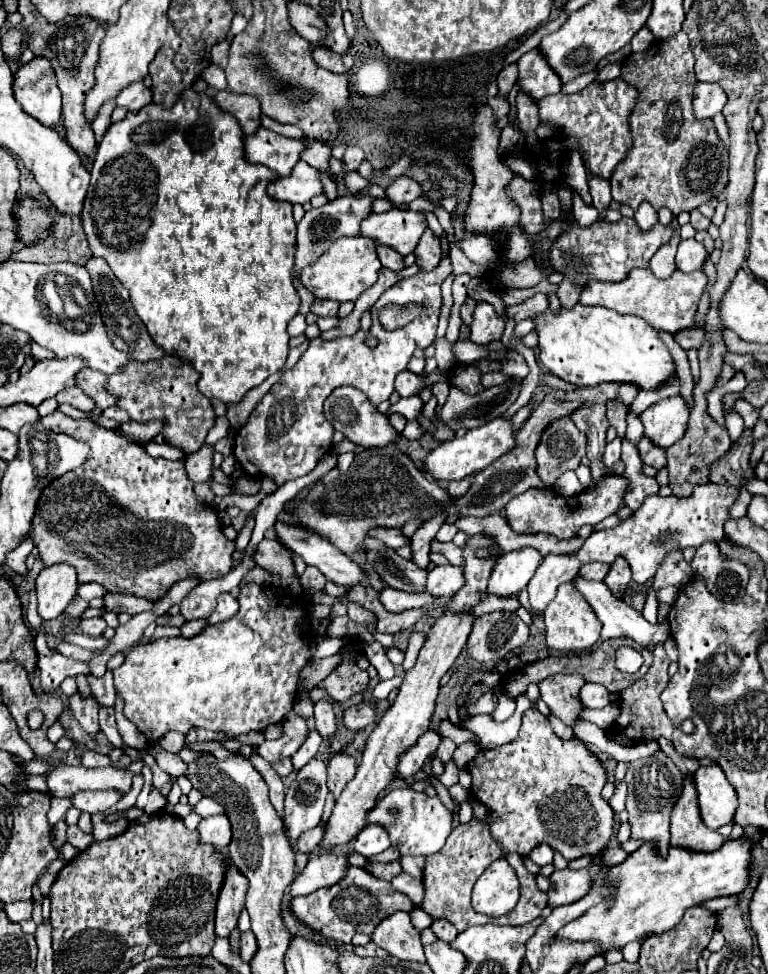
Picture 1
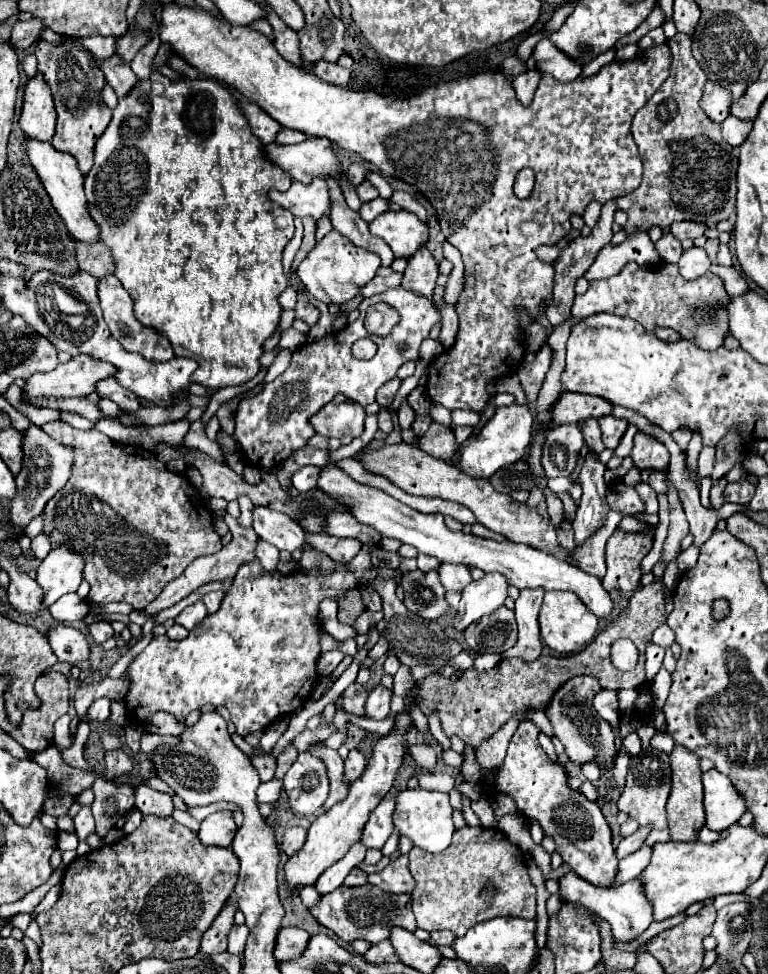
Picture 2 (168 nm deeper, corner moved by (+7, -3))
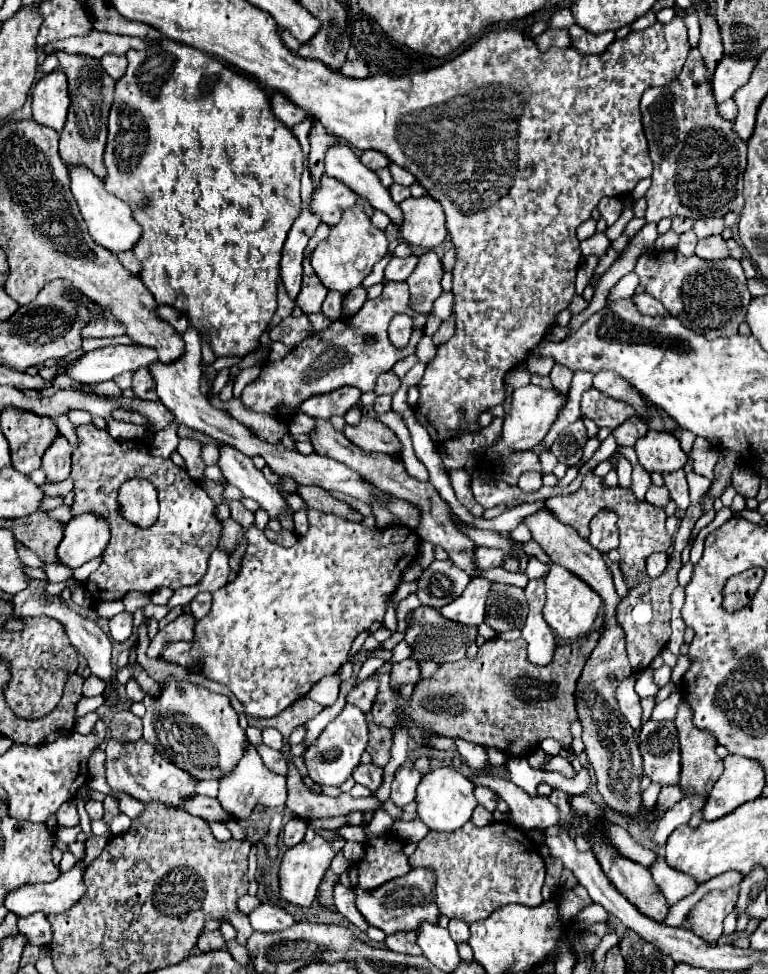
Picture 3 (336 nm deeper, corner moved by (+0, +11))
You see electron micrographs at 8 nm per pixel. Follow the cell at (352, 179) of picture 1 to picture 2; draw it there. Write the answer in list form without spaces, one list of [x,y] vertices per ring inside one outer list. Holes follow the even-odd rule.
[[[367,179],[361,183],[361,187],[357,187],[357,195],[359,195],[361,201],[373,201],[375,197],[379,197],[377,189]]]

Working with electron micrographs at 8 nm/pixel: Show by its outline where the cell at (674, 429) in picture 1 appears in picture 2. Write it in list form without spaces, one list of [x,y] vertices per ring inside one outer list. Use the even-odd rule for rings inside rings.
[[[635,435],[635,445],[631,451],[633,467],[639,471],[651,469],[651,471],[665,471],[669,465],[669,451],[657,443],[657,439],[649,439],[649,435]]]

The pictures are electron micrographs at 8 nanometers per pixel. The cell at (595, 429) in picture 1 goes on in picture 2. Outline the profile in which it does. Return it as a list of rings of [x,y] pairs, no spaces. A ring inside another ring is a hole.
[[[589,451],[585,457],[585,465],[579,473],[583,497],[579,501],[579,509],[573,521],[577,545],[583,545],[607,521],[609,503],[605,495],[607,495],[609,485],[605,483],[603,473],[605,473],[605,465],[597,461],[597,455],[593,455],[593,451]]]

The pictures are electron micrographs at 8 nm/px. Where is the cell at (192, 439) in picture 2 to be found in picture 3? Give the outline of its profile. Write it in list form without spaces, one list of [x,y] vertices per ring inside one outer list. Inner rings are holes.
[[[213,396],[209,398],[212,406],[215,408],[228,409],[232,417],[236,417],[236,421],[240,421],[242,425],[248,425],[248,429],[252,429],[256,433],[256,437],[264,439],[264,441],[270,441],[270,443],[276,443],[282,439],[282,435],[288,431],[288,427],[280,425],[276,419],[272,419],[270,415],[264,415],[264,413],[252,413],[248,409],[242,407],[240,399],[232,399],[232,401],[221,401],[219,397]]]

